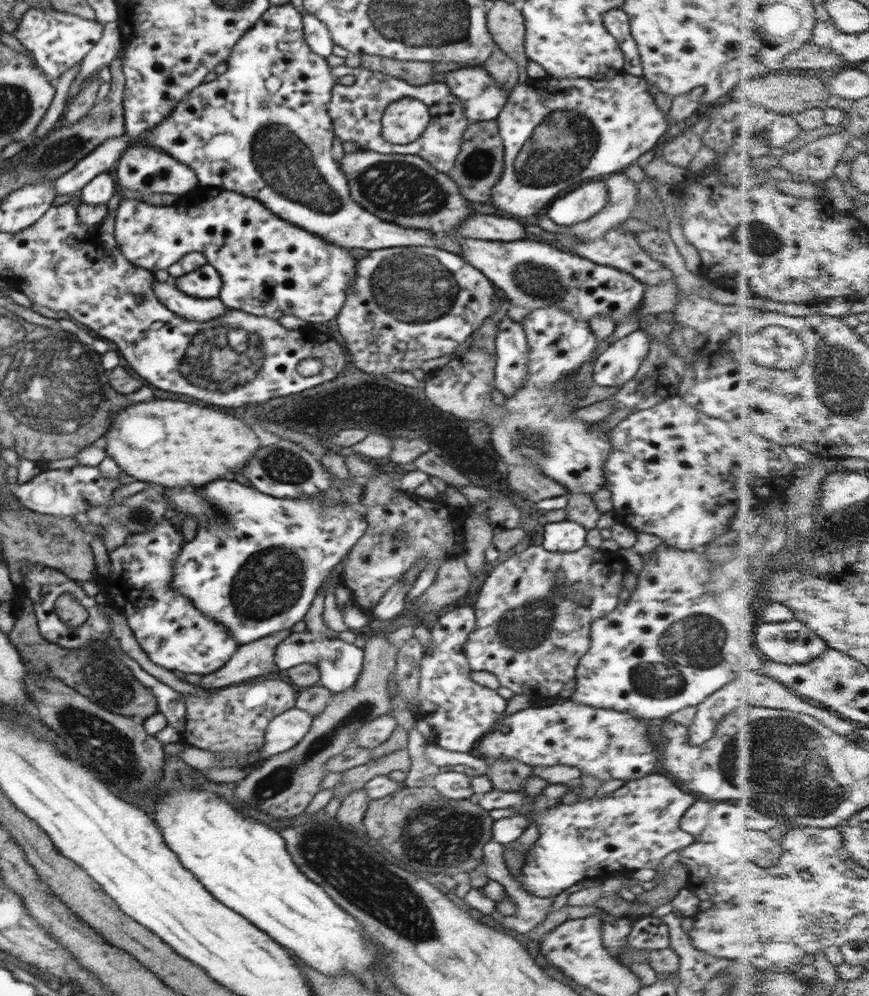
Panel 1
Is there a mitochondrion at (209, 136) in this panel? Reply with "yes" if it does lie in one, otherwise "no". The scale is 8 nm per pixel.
no

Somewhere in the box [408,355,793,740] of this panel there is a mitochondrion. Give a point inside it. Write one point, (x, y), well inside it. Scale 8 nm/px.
(700, 640)

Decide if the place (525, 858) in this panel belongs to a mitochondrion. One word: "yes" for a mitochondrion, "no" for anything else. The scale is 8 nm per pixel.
no

